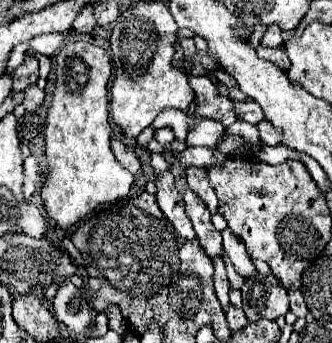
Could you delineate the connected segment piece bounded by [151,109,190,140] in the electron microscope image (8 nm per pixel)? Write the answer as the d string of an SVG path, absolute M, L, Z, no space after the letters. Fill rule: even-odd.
M166 109L156 117L156 120L154 120L151 126L155 130L172 126L176 138L178 140L184 140L186 138L186 126L190 126L190 118L180 110Z

